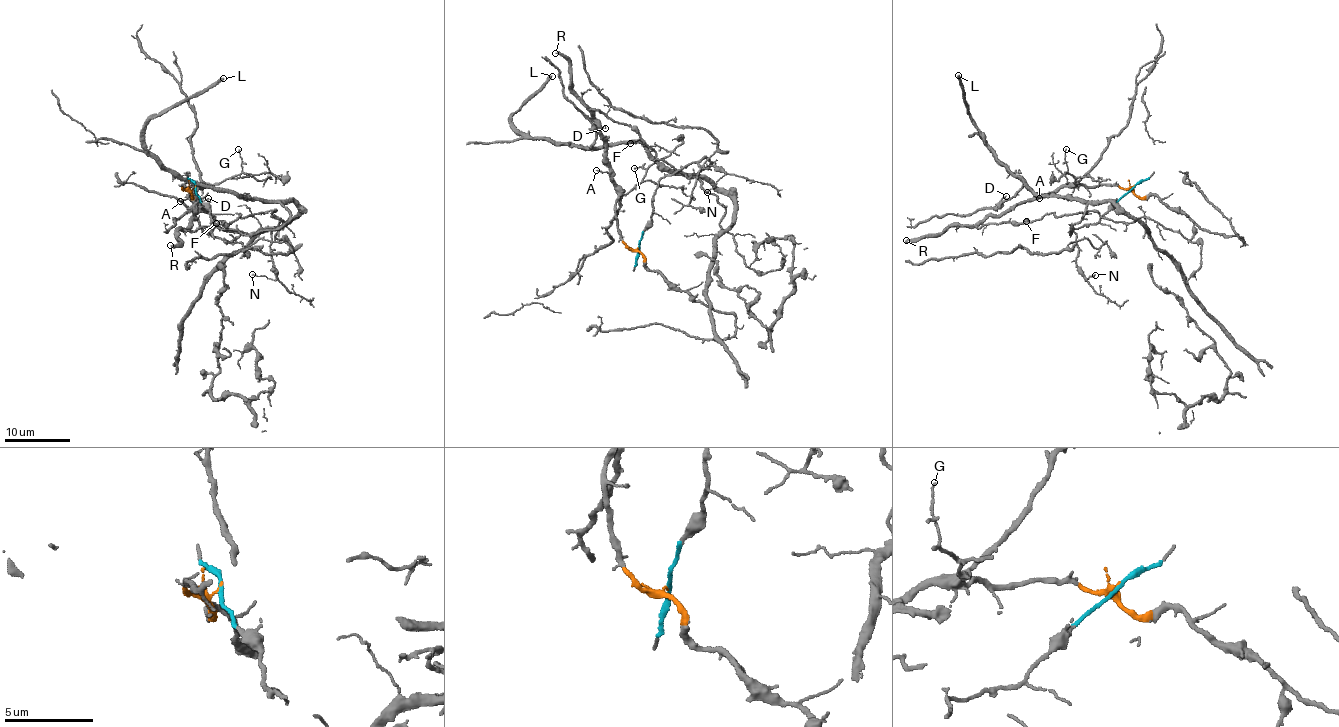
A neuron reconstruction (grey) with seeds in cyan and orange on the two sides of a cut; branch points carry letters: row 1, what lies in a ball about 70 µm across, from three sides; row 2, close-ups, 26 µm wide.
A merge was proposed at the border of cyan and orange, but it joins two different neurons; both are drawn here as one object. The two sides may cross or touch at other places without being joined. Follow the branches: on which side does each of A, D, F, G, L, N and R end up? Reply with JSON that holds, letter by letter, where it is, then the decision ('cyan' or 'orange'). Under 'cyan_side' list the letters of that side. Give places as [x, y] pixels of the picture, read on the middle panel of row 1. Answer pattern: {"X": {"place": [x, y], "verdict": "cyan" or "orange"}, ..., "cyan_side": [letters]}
{"A": {"place": [596, 170], "verdict": "orange"}, "D": {"place": [605, 128], "verdict": "cyan"}, "F": {"place": [630, 143], "verdict": "orange"}, "G": {"place": [634, 168], "verdict": "orange"}, "L": {"place": [552, 76], "verdict": "cyan"}, "N": {"place": [707, 192], "verdict": "cyan"}, "R": {"place": [555, 53], "verdict": "orange"}, "cyan_side": ["D", "L", "N"]}

